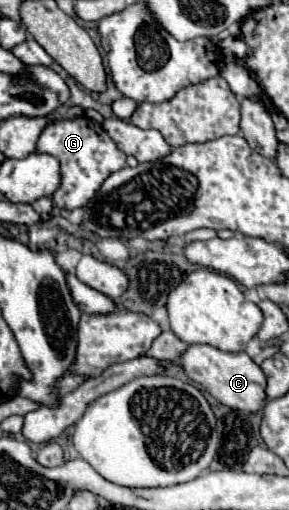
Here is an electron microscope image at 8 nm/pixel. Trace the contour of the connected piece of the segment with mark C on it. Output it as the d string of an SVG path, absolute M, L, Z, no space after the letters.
M190 345L178 359L178 365L184 369L186 377L194 383L202 385L216 401L240 409L246 413L262 411L262 405L266 403L266 377L246 353L226 353L212 345Z

